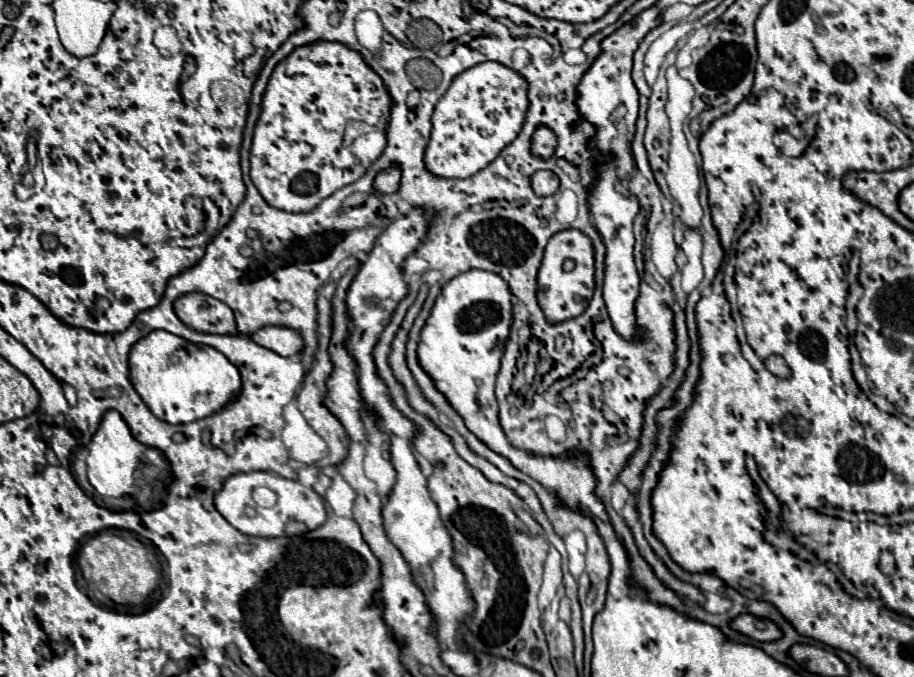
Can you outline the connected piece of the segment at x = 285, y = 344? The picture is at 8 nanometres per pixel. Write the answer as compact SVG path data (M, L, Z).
M263 327L257 333L253 333L253 341L283 357L297 355L303 349L301 337L295 331L285 329L285 327Z

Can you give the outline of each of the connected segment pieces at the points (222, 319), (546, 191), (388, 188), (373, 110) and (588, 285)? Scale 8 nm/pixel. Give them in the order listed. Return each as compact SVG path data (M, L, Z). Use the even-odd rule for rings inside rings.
M187 293L175 301L177 317L199 333L227 335L237 333L233 311L203 293Z
M537 171L531 175L531 187L537 195L555 195L559 191L559 179L553 171Z
M389 167L385 171L381 171L377 177L375 177L375 189L379 189L381 193L391 193L391 191L397 191L399 187L399 167Z
M313 41L293 49L281 63L277 63L263 93L261 115L255 123L249 157L253 185L259 189L263 199L277 209L293 213L315 209L325 197L363 177L369 165L385 149L387 137L377 131L365 133L357 137L352 146L345 147L343 135L347 122L361 120L374 127L380 118L389 117L391 105L383 79L365 63L359 51L353 51L337 41Z
M565 229L555 233L547 247L545 247L545 255L543 261L539 265L539 273L537 273L537 303L541 307L541 311L545 313L545 319L549 323L561 323L573 317L579 317L585 307L589 305L591 297L593 297L593 245L591 239L585 237L581 231L577 229ZM571 259L575 263L573 271L565 271L563 263Z

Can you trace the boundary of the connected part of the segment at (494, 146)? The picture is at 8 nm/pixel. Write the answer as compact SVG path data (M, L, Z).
M487 61L455 77L435 105L431 139L425 149L425 169L437 177L463 179L485 169L523 127L527 113L527 81L513 69Z

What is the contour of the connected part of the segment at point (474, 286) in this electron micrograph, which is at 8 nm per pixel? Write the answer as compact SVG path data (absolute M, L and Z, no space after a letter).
M471 269L453 277L445 287L443 295L435 299L429 319L421 329L421 339L417 345L417 359L423 371L433 379L437 391L453 405L453 409L463 417L467 429L481 439L507 439L497 415L497 399L495 399L495 379L501 365L501 355L505 341L509 337L511 327L511 291L507 283L489 271Z

